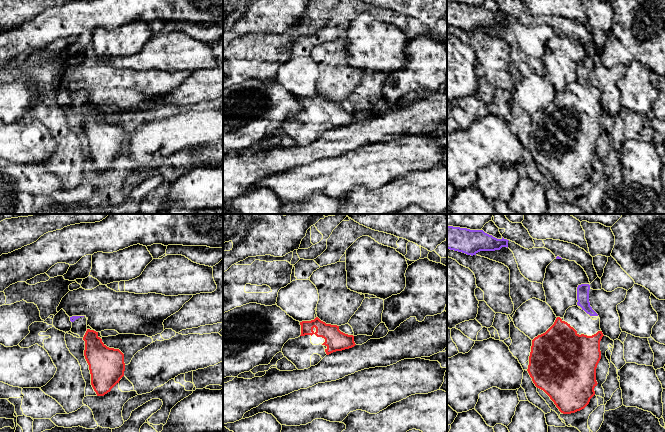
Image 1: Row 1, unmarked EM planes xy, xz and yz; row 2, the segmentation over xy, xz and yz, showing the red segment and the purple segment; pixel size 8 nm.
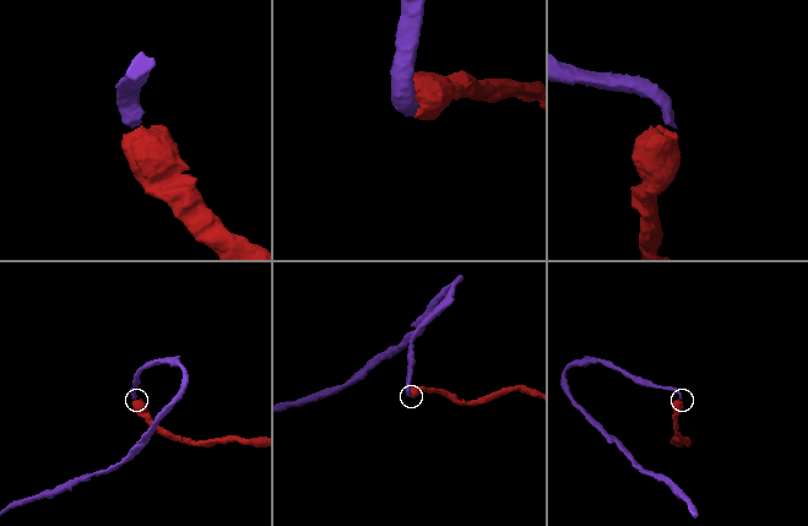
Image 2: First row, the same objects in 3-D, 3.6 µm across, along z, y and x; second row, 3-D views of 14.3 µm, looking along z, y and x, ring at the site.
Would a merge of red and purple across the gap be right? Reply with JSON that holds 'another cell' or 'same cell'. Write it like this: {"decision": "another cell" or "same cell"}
{"decision": "same cell"}

